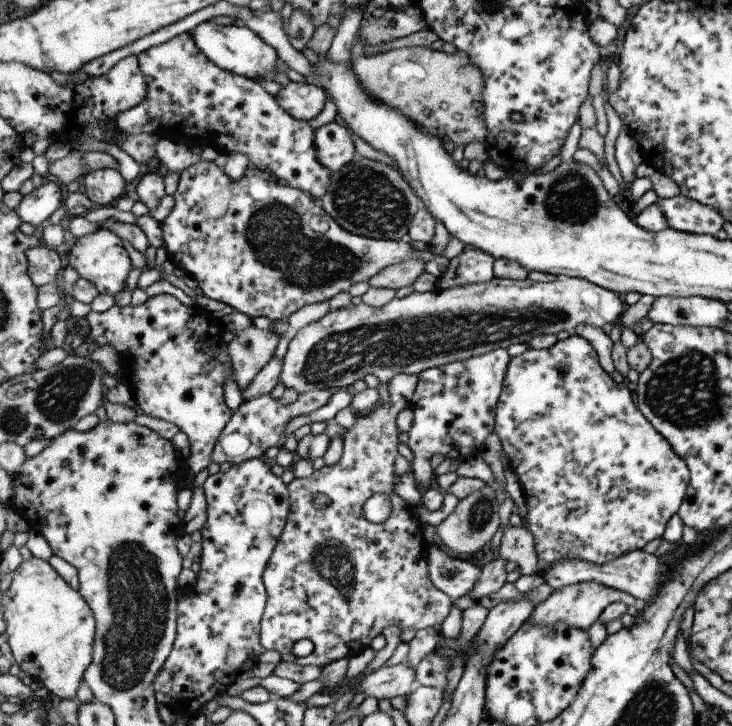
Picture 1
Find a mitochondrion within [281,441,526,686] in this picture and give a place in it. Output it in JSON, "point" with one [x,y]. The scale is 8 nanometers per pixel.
{"point":[331,564]}

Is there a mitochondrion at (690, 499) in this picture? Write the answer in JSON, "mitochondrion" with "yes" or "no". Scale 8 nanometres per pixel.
{"mitochondrion":"no"}

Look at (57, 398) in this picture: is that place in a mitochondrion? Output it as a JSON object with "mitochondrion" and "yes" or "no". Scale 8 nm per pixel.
{"mitochondrion":"yes"}

